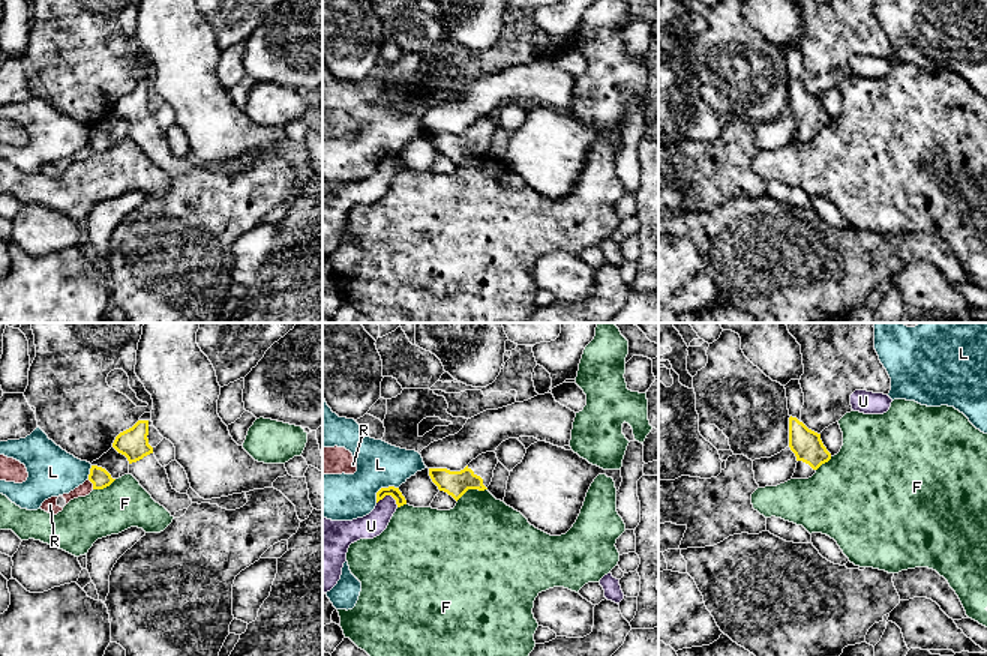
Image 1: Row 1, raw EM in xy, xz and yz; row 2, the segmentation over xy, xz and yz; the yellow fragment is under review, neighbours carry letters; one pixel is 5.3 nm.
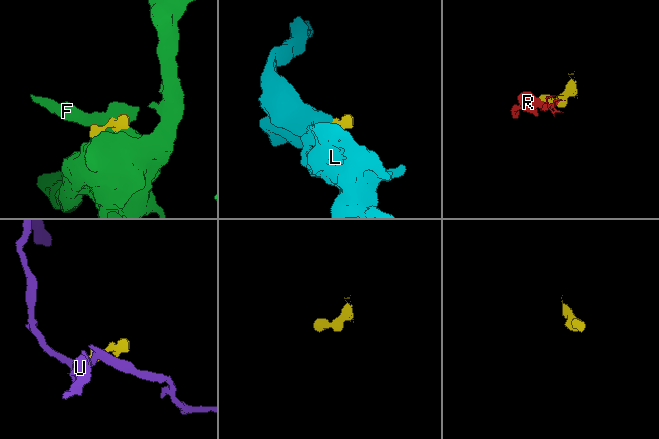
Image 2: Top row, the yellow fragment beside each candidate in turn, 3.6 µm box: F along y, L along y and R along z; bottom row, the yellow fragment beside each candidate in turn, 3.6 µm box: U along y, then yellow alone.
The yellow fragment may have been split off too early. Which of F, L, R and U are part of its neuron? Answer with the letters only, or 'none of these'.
none of these

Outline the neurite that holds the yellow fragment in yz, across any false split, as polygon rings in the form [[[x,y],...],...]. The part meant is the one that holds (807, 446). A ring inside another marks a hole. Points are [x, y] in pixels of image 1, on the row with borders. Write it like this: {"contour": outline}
{"contour": [[[790,380],[786,386],[788,410],[789,410],[789,447],[796,456],[796,468],[792,479],[808,479],[816,470],[831,459],[820,440],[820,434],[808,429],[801,422],[801,408],[804,405],[804,393],[800,380]]]}

